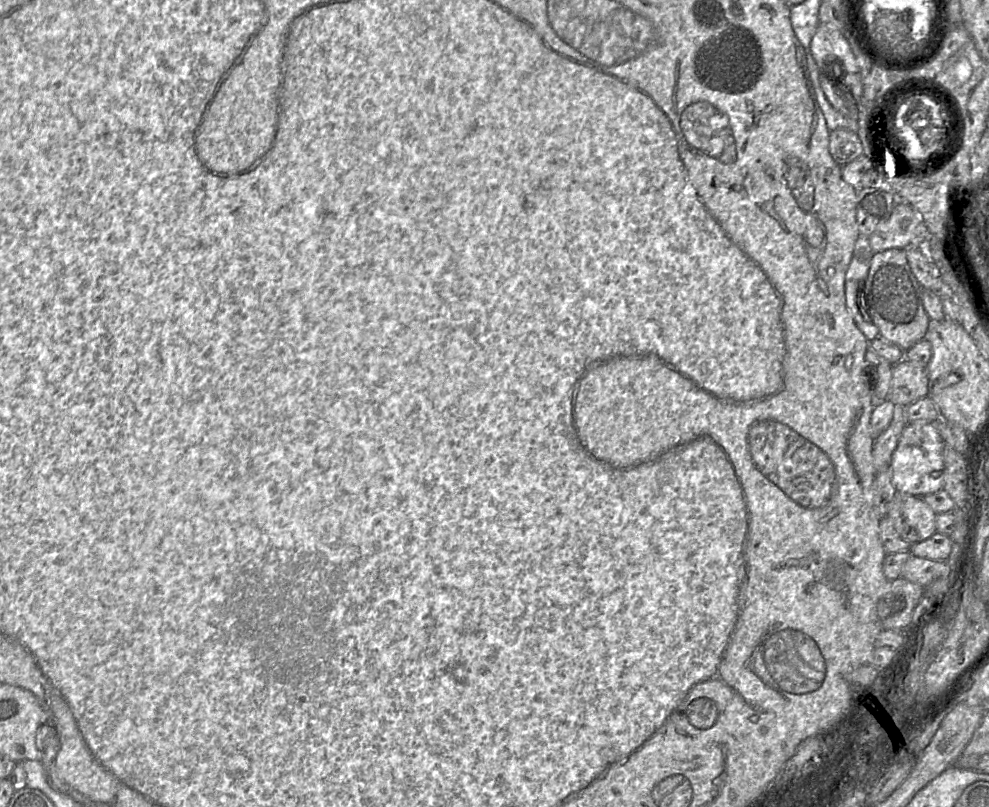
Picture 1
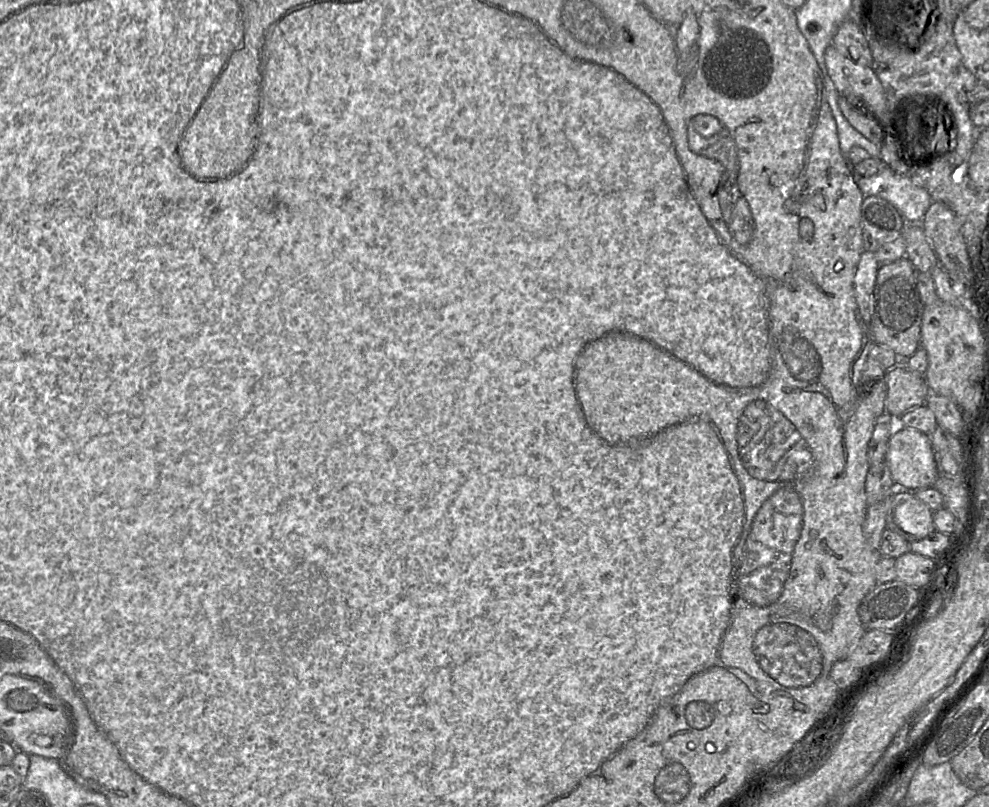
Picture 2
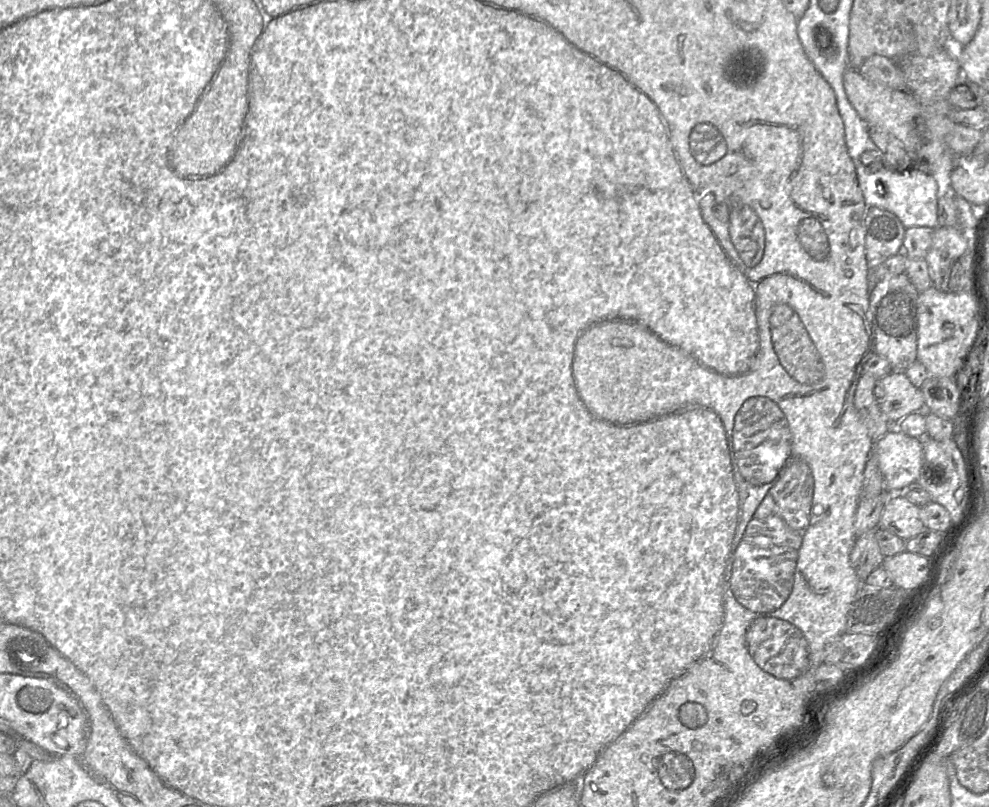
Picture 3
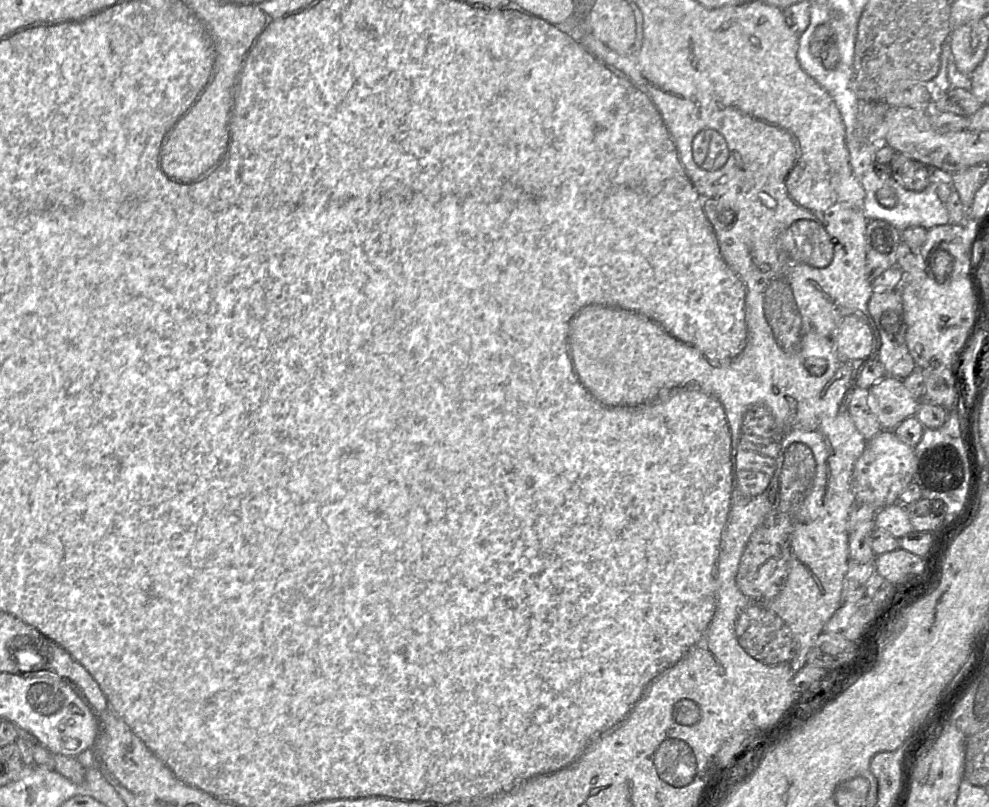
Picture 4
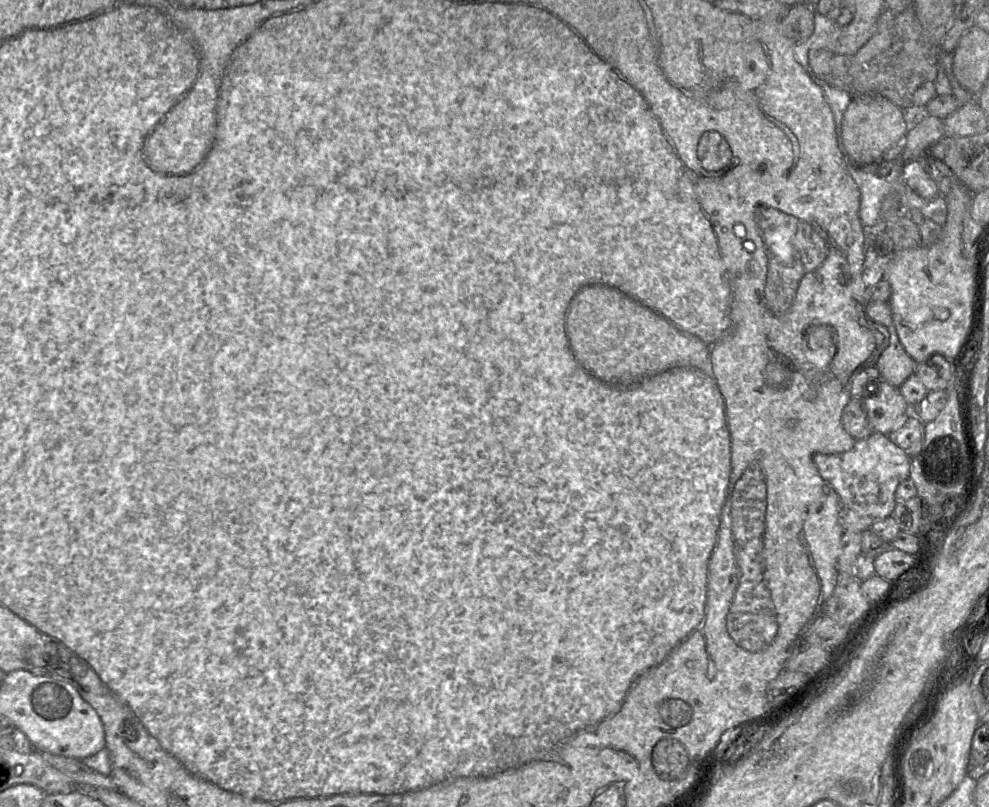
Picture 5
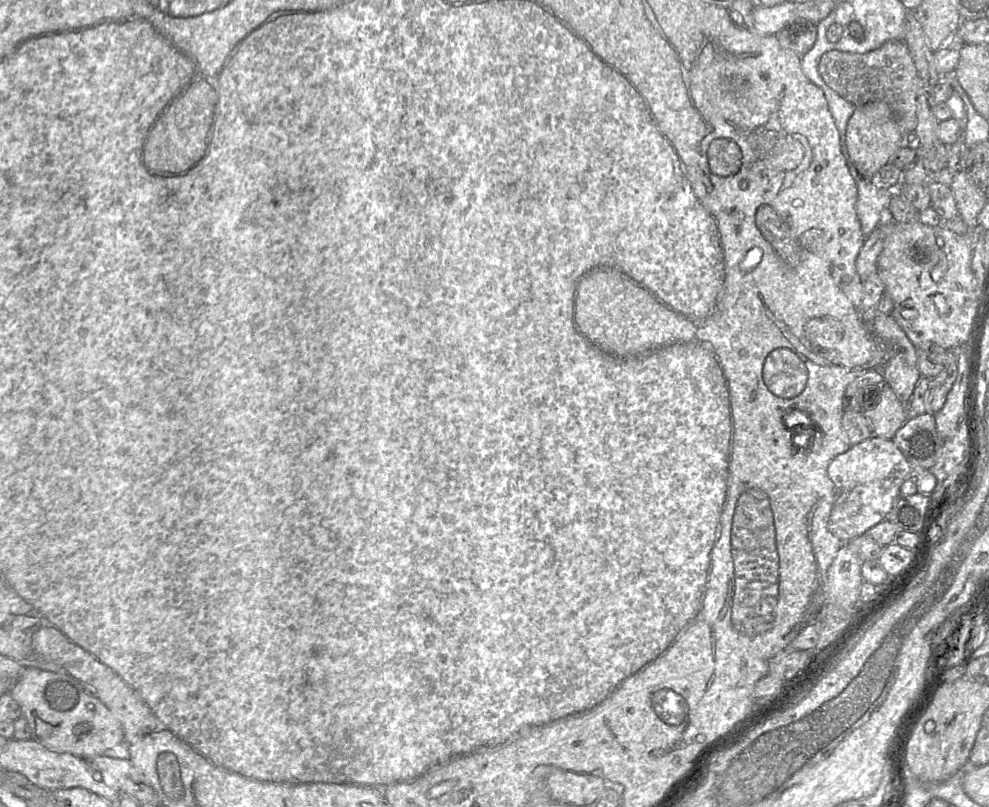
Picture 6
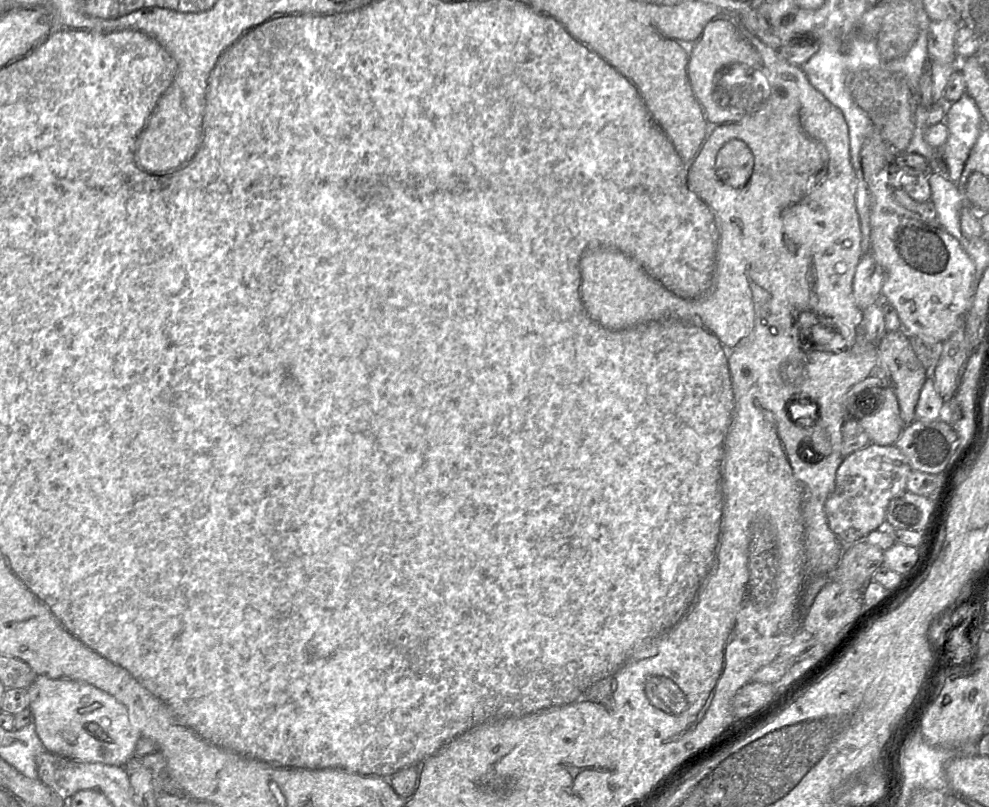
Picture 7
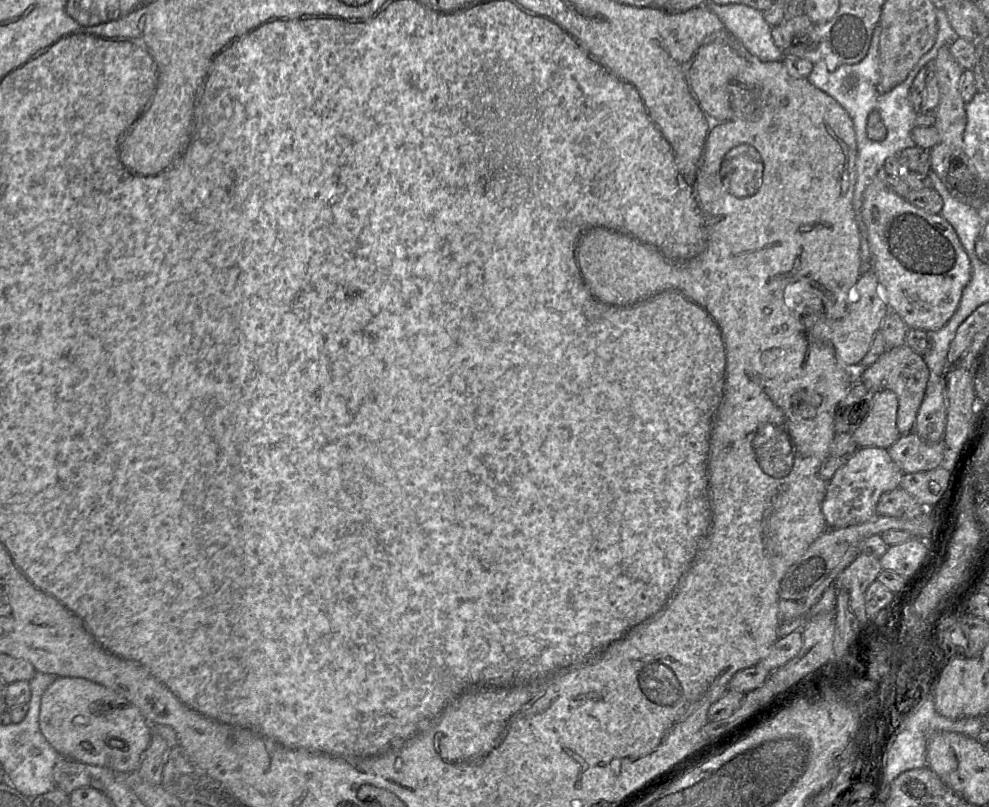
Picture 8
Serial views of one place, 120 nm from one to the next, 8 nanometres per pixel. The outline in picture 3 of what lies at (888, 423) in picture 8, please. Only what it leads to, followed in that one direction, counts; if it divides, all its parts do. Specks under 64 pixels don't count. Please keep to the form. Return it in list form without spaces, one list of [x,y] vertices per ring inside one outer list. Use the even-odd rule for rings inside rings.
[[[893,371],[879,379],[880,385],[884,391],[880,408],[887,420],[891,424],[891,429],[897,429],[897,424],[907,415],[924,411],[924,397],[920,388],[914,386],[904,371]]]

